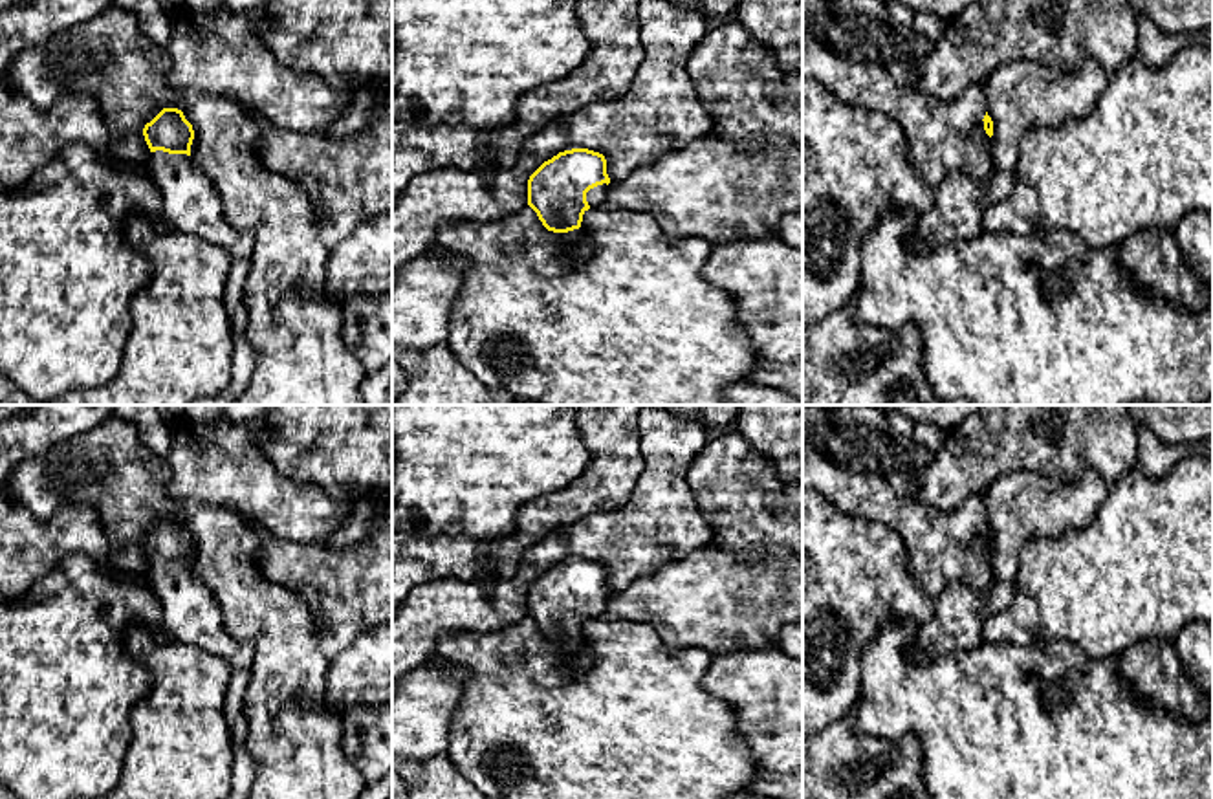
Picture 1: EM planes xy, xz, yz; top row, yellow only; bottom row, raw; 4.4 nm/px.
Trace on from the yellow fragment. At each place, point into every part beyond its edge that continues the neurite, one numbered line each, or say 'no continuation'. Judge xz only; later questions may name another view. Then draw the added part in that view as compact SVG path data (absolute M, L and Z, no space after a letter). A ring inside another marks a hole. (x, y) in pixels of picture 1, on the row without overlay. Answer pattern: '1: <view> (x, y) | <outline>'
1: xz (594, 607) | M603 594L603 596L597 596L597 597L594 597L594 599L590 599L590 601L586 603L586 612L588 612L590 619L599 619L599 618L601 618L601 614L603 614L603 610L605 610L605 599L606 599L606 597L608 597L608 596Z

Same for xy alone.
1: xy (189, 612) | M156 561L147 579L161 603L159 632L170 641L181 641L220 656L231 665L231 685L224 713L231 731L235 761L231 766L231 792L225 799L247 799L258 770L258 762L246 744L249 733L246 691L251 680L253 645L233 638L225 630L220 605L191 566Z

